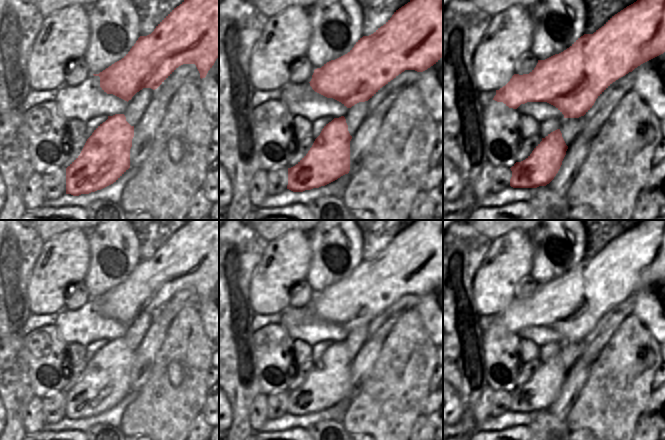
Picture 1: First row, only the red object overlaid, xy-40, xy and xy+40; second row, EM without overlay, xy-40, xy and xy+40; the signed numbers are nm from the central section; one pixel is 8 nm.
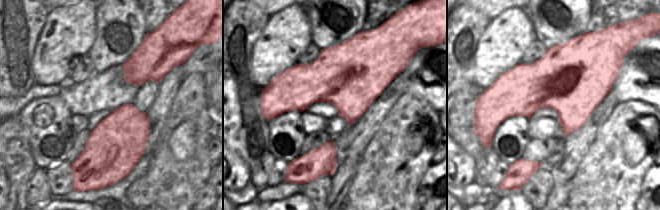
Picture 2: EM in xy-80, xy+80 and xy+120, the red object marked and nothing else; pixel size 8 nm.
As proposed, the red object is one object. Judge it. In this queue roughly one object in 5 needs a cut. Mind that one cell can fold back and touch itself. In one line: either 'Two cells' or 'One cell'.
One cell.

